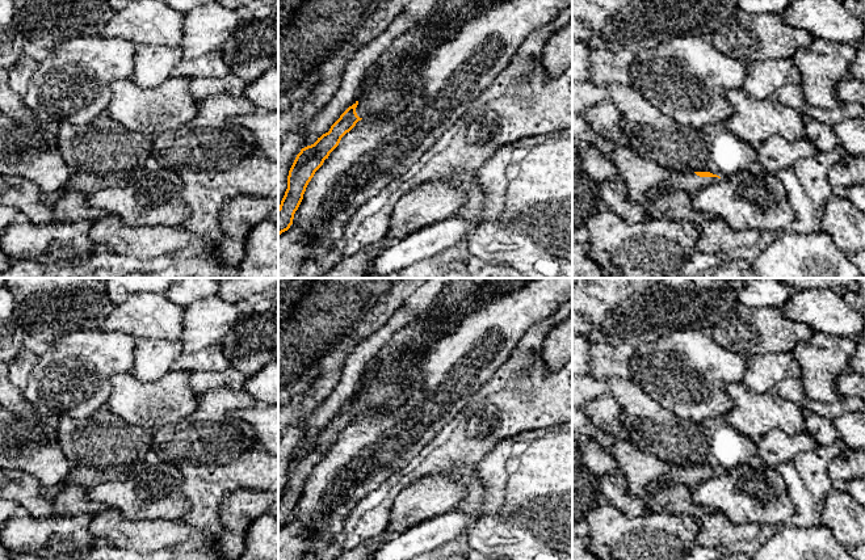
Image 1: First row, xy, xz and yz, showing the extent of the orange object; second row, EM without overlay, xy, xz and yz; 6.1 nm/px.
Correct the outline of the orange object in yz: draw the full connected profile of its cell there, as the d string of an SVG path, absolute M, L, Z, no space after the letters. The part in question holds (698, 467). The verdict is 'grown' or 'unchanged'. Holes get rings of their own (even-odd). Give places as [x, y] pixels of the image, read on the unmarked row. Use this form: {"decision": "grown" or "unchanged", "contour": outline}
{"decision": "grown", "contour": "M671 464L669 471L663 476L665 483L684 484L694 488L705 480L713 479L721 471L710 466L676 466Z"}

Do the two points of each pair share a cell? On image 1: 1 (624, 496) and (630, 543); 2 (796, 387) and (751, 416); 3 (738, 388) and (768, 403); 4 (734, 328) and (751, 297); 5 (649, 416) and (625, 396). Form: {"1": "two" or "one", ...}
{"1": "two", "2": "two", "3": "one", "4": "two", "5": "one"}

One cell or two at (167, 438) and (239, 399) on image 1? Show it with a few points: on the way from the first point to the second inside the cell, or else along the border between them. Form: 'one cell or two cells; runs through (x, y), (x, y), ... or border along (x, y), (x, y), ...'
one cell; runs through (185, 438), (192, 438), (221, 409)

